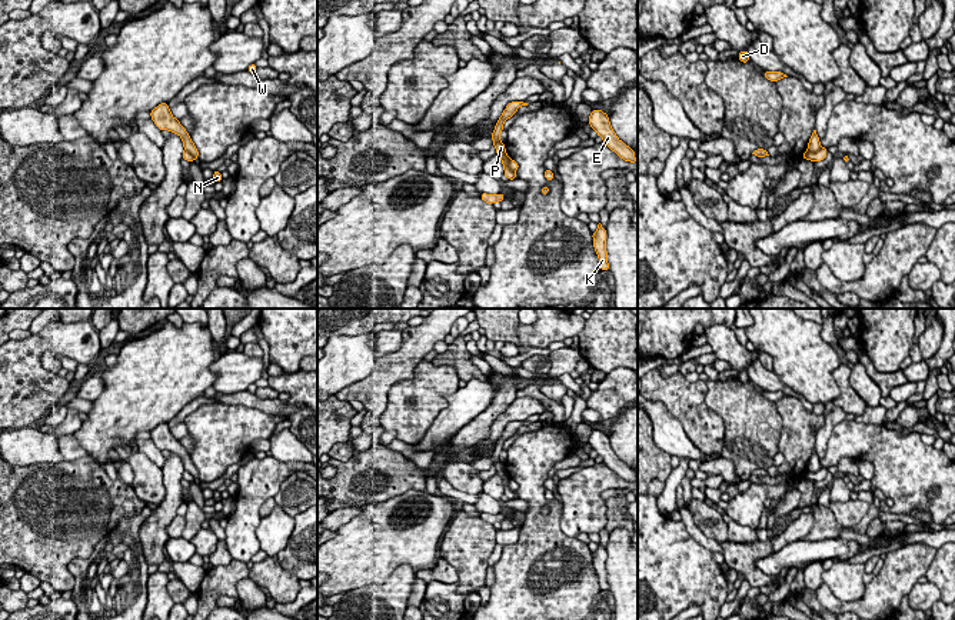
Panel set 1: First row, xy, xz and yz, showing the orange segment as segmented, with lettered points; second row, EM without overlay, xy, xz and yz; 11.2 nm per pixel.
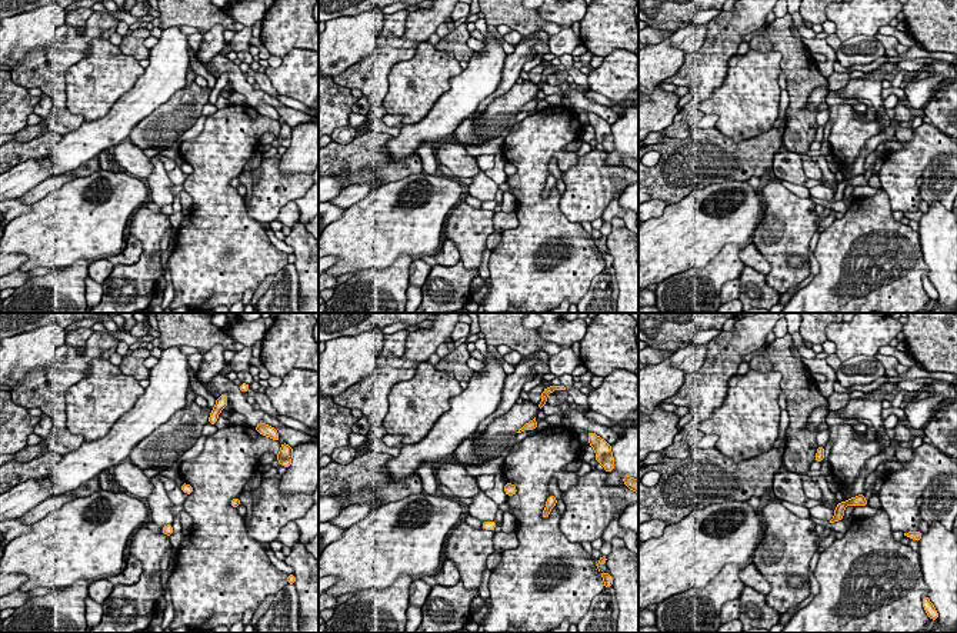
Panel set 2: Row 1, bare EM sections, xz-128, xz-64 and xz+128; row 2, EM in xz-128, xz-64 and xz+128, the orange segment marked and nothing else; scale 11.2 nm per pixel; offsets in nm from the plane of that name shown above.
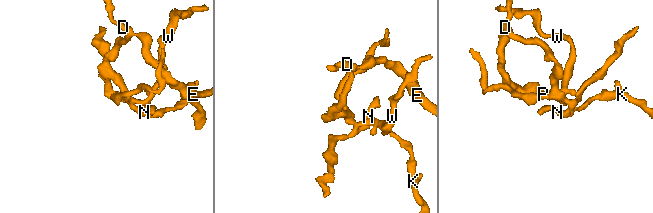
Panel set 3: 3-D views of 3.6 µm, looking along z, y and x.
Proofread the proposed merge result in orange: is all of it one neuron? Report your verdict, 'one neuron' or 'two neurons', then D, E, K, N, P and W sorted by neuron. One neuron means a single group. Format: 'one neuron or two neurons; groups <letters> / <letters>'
two neurons; groups D E / K N P W

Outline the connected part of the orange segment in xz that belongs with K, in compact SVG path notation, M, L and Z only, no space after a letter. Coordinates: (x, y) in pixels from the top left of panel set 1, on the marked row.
M598 224L598 230L595 233L592 233L593 237L593 247L596 250L596 254L599 257L599 266L602 271L609 270L609 264L608 264L608 251L605 247L606 243L606 229L602 227L602 224Z

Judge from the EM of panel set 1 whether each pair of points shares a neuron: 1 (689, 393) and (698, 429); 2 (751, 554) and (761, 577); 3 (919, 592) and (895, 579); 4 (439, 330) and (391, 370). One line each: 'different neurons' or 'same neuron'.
1: same neuron
2: same neuron
3: different neurons
4: same neuron

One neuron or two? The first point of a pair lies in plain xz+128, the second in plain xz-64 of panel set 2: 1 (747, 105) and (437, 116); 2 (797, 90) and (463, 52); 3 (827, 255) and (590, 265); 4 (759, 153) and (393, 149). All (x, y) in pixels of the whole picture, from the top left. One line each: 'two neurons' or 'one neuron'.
1: two neurons
2: one neuron
3: one neuron
4: two neurons

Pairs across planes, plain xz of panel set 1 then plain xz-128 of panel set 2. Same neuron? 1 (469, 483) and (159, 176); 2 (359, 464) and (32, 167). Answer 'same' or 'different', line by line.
1: different
2: different

